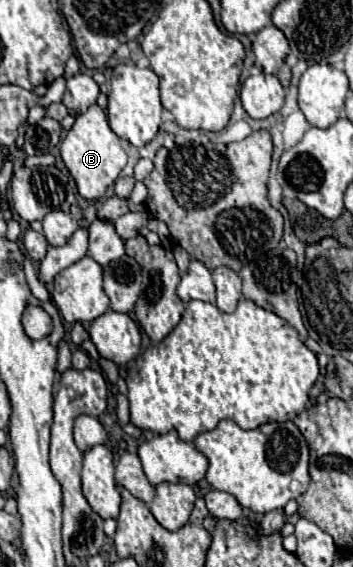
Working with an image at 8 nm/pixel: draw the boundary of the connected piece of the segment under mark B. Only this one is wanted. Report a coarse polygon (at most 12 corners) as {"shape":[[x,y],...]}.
{"shape":[[99,105],[75,119],[61,157],[89,201],[127,163]]}

